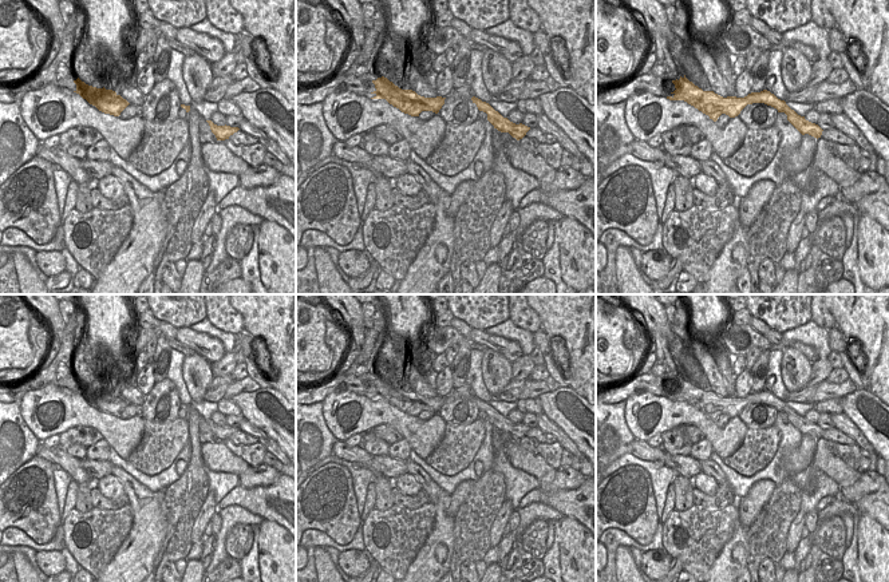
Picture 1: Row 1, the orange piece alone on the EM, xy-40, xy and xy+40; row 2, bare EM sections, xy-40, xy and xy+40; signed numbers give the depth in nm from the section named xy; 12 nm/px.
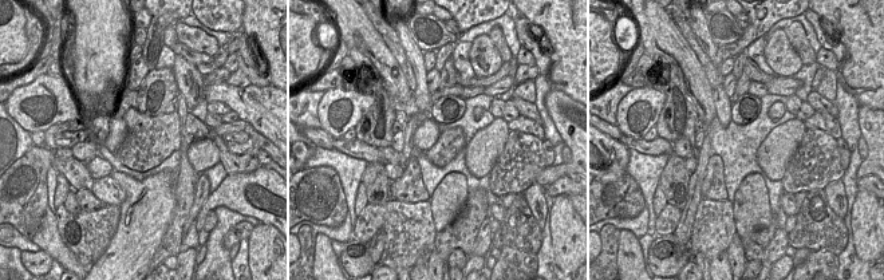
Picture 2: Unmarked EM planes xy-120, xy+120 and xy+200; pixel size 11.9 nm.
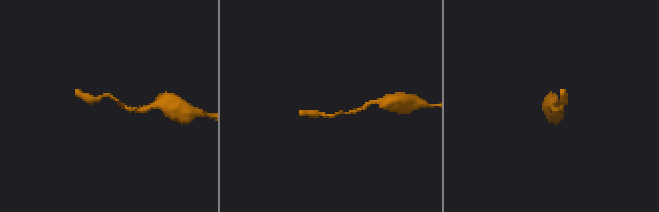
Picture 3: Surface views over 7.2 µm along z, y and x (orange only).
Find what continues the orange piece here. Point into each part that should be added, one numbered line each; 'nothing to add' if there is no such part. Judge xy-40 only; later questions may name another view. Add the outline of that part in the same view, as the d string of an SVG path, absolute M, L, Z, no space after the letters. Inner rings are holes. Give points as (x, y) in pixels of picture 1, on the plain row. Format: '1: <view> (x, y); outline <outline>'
1: xy-40 (67, 381); outline M67 375L66 377L63 379L59 379L59 380L54 380L52 383L50 384L55 384L56 387L62 387L62 388L68 388L70 391L76 391L76 384L74 383L75 380L78 379L76 375Z

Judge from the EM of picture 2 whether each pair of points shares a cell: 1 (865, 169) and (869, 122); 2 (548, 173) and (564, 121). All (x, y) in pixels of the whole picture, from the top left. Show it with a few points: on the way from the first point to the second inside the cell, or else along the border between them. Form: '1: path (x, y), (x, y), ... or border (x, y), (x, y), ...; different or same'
1: path (869, 157), (869, 134); same
2: path (564, 169), (573, 161), (573, 140), (571, 137); same

